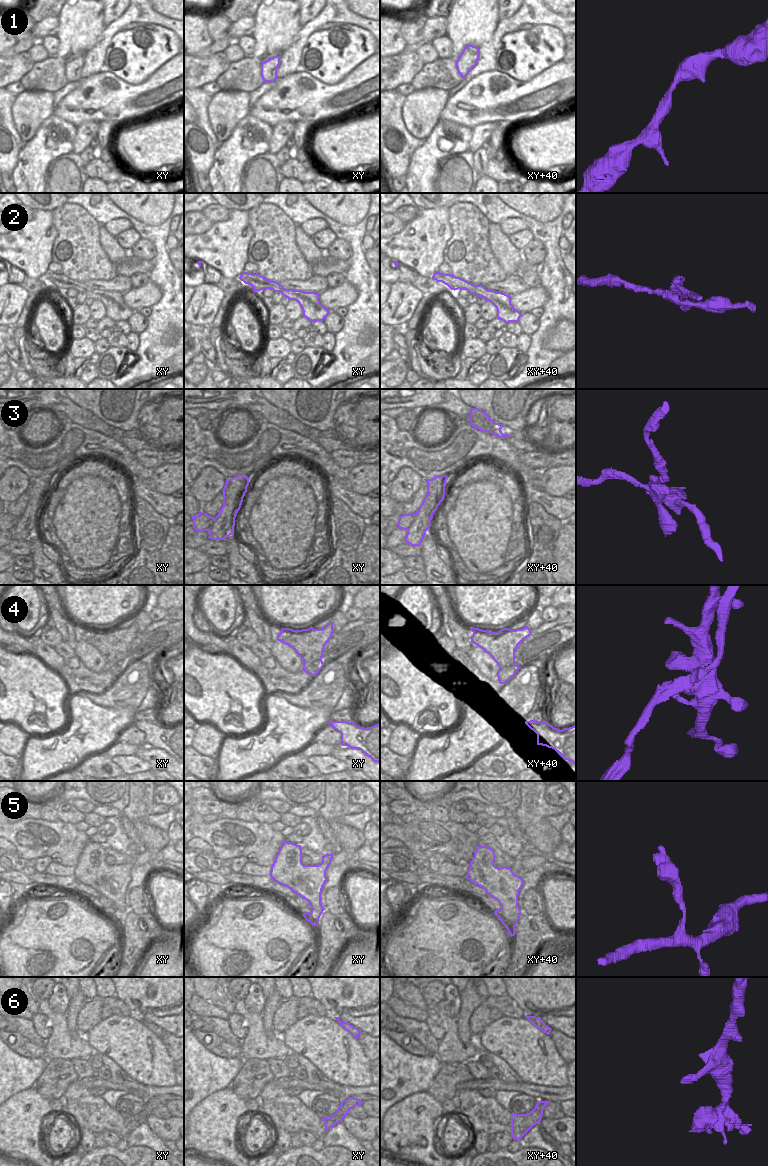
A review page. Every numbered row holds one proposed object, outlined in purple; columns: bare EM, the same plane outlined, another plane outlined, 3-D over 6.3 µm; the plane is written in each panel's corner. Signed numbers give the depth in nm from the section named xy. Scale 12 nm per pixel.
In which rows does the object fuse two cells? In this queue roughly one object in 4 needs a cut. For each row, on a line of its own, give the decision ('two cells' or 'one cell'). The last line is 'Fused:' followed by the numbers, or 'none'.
1: one cell
2: two cells
3: two cells
4: two cells
5: one cell
6: one cell
Fused: 2, 3, 4

